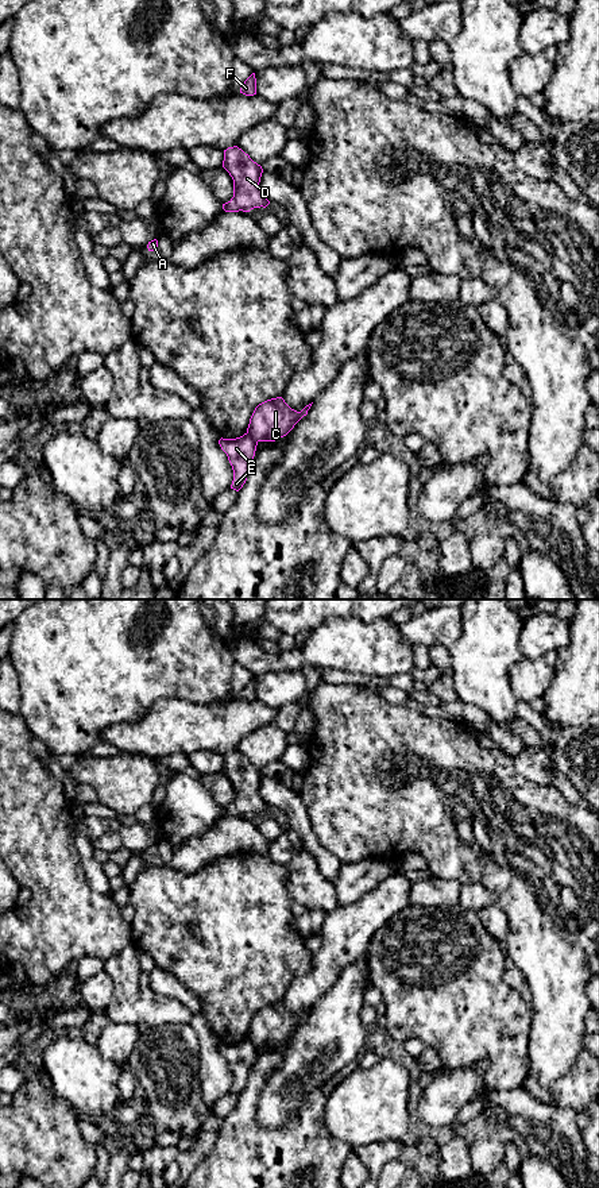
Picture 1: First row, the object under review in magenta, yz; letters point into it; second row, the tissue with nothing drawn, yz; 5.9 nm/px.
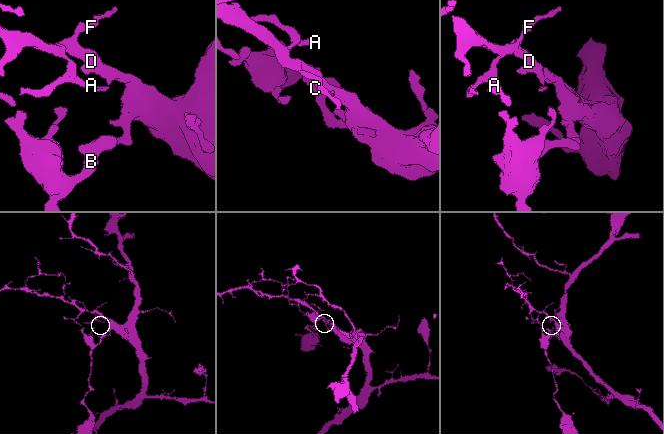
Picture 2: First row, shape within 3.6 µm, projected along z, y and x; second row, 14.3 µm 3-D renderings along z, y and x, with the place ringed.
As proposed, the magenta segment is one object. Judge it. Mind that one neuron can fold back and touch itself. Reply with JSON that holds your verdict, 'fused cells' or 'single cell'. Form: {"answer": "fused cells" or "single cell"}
{"answer": "fused cells"}

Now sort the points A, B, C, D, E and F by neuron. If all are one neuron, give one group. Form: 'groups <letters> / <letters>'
groups A C D F / B E

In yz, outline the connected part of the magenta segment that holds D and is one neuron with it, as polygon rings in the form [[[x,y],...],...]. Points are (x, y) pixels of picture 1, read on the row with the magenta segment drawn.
[[[233,146],[224,150],[223,167],[233,180],[233,197],[223,204],[225,212],[250,212],[254,208],[266,208],[270,204],[259,188],[262,166],[241,148]]]

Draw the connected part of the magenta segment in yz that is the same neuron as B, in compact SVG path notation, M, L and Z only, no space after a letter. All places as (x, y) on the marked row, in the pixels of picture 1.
M248 433L236 439L220 439L219 444L227 454L233 470L231 489L239 491L247 481L251 464L254 462L258 441Z

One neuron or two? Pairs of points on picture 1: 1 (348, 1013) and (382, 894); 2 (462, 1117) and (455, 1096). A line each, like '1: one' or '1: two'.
1: two
2: two

